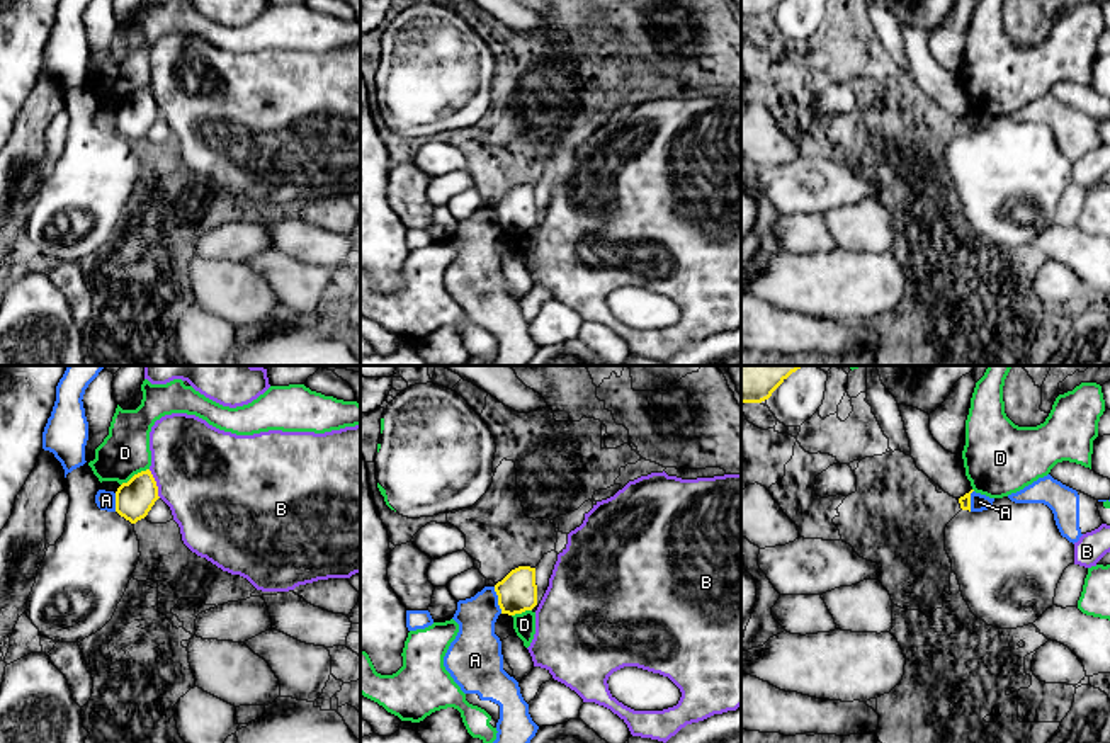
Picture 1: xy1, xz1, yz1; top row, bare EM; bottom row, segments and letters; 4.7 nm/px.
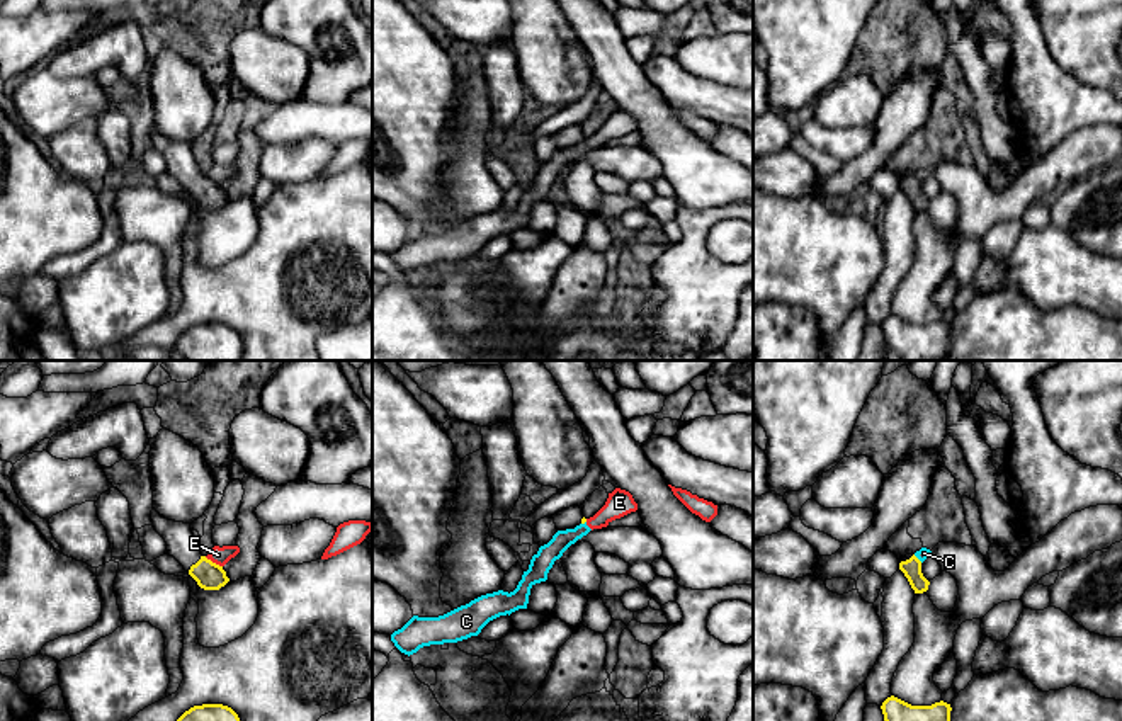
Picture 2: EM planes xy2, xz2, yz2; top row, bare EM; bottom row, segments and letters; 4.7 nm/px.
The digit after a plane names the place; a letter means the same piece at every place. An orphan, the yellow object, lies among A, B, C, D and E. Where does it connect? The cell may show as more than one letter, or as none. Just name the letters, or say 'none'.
none

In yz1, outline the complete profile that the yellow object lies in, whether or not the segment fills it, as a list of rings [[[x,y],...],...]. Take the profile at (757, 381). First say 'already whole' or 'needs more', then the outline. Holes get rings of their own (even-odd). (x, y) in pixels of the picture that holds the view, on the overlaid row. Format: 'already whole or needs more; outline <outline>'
already whole; outline [[[741,366],[741,403],[762,403],[804,366]]]

